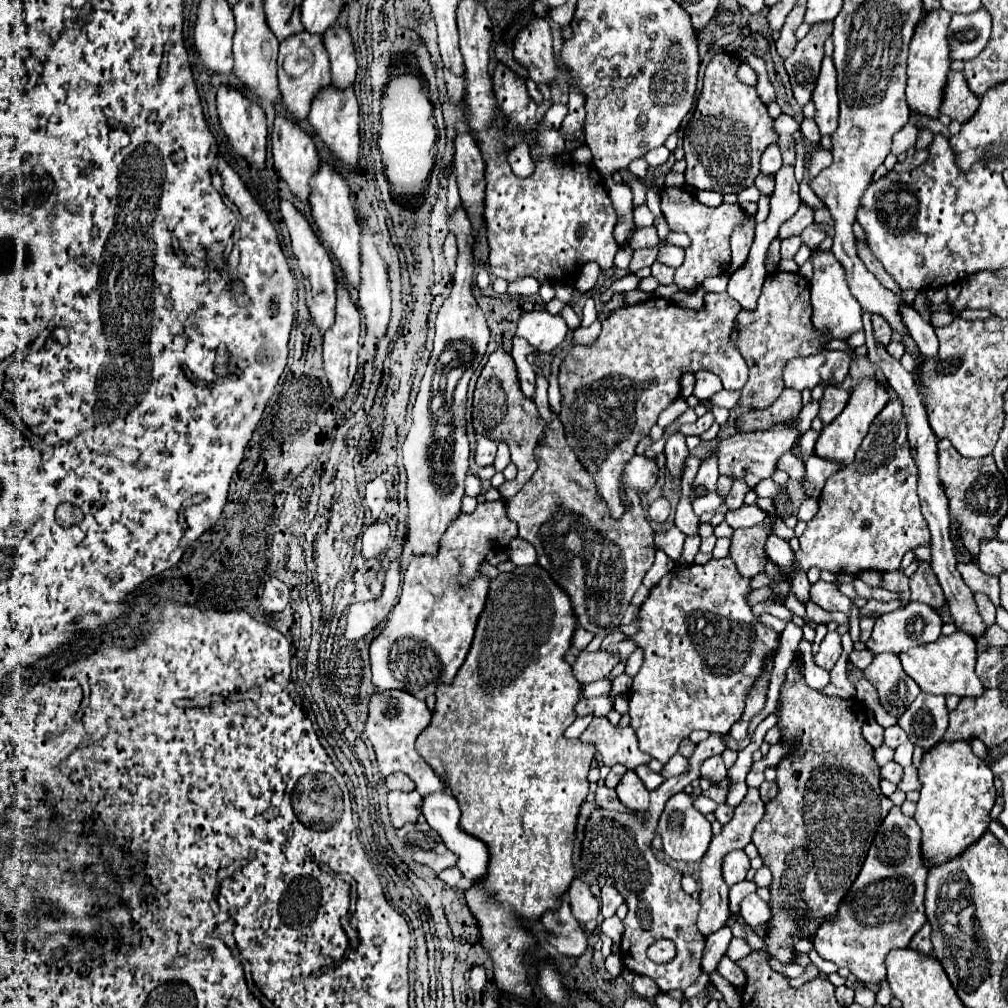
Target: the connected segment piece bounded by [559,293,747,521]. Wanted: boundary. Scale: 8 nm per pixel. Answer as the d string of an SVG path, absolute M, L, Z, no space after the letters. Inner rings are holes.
M709 293L705 295L705 309L695 311L675 305L673 301L651 297L637 305L627 305L617 309L603 321L601 335L591 345L575 345L559 371L559 387L561 387L561 413L559 419L565 427L565 437L569 447L585 465L585 471L593 477L597 491L607 503L611 519L621 519L623 505L619 499L619 481L623 473L623 465L635 455L637 443L649 433L649 429L657 423L659 413L679 397L679 379L685 371L707 369L721 377L725 389L741 389L747 383L747 363L730 340L735 315L741 305L733 301L727 293Z

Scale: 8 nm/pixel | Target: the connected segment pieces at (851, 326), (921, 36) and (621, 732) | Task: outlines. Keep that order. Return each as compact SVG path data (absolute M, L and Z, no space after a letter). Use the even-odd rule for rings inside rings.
M819 247L811 249L811 263L813 263L813 279L811 279L811 305L813 305L813 325L819 331L829 333L833 339L847 339L855 331L863 327L861 315L863 309L857 299L849 293L849 285L845 281L845 269L833 257L831 251L821 251Z
M933 9L925 13L925 21L917 25L911 43L909 43L909 59L907 59L907 101L911 111L921 115L939 117L939 105L943 87L949 73L949 45L947 45L947 27L951 21L951 13L945 9Z
M595 717L591 725L581 733L581 739L595 743L607 767L621 763L627 769L635 769L637 765L651 761L651 757L639 749L631 727L615 727L607 717Z

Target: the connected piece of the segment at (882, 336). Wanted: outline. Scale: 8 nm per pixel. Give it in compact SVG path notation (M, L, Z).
M873 315L871 323L873 323L873 337L877 337L877 343L887 347L889 341L891 341L891 333L893 333L889 329L889 323L883 317L877 317L877 315Z

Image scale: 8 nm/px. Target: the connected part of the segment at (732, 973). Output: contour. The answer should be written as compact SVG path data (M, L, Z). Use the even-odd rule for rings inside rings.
M727 955L722 957L717 971L735 987L743 986L746 983L745 972Z

